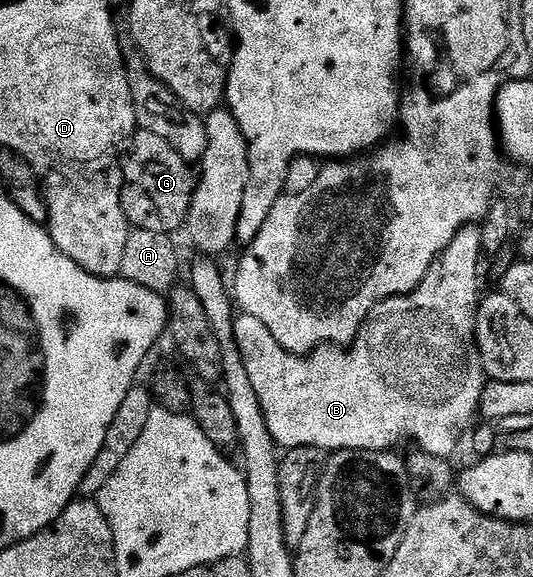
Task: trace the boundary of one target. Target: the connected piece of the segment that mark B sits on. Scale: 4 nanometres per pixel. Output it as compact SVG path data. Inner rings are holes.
M479 227L463 228L452 239L450 246L446 246L443 254L433 262L426 278L422 278L422 282L415 290L404 296L391 296L389 300L383 300L382 303L374 306L374 310L366 318L366 322L361 326L359 334L349 348L321 346L307 356L296 356L293 352L288 352L282 346L278 346L278 342L274 342L274 334L270 334L270 330L266 330L266 326L262 326L262 322L258 322L258 318L243 314L237 315L235 317L236 325L234 326L236 345L242 354L242 362L246 365L246 374L254 385L254 394L258 394L258 402L262 406L266 426L270 426L270 434L274 434L277 445L284 450L298 446L314 446L315 448L323 448L329 454L342 452L345 448L387 452L395 449L397 447L395 444L400 439L404 439L413 440L416 443L415 447L426 454L452 458L452 455L456 452L456 447L460 444L460 439L464 436L464 431L466 431L466 436L469 429L473 427L472 419L477 419L480 411L480 399L486 383L482 358L476 345L476 307L482 299L480 292L482 272L481 269L479 272L478 269L472 268L472 256L481 255L481 252Z

